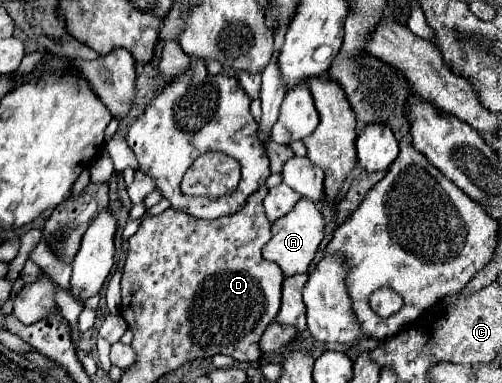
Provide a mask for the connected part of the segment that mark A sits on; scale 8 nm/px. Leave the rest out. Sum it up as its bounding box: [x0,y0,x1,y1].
[263,198,325,276]

